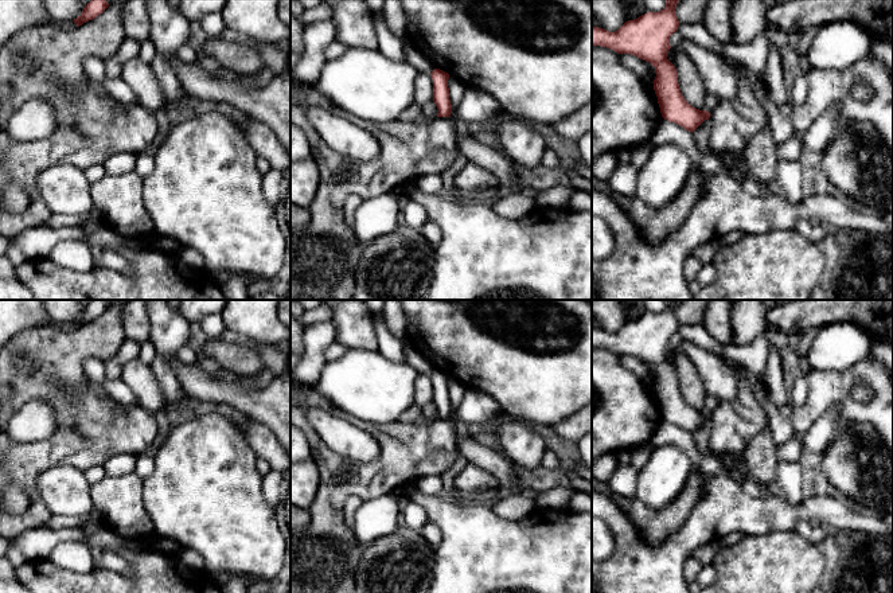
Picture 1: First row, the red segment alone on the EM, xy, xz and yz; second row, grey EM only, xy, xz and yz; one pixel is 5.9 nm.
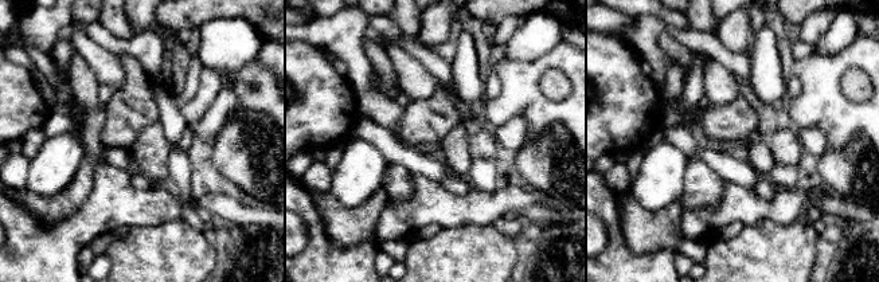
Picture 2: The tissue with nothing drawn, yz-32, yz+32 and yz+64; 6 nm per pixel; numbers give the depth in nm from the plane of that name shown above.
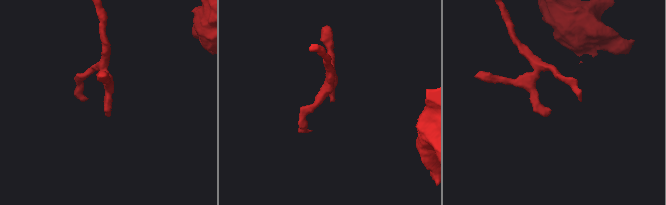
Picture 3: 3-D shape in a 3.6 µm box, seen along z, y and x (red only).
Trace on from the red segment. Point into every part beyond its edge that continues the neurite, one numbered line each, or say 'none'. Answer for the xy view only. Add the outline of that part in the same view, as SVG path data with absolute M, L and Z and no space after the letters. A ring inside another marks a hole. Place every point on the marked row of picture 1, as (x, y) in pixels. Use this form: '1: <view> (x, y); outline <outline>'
none

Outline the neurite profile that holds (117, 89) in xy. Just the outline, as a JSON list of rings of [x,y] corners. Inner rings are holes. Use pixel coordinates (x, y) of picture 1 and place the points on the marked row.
[[[87,56],[83,61],[83,69],[89,78],[102,82],[108,94],[120,104],[139,104],[136,94],[120,77],[110,79],[105,71],[105,62],[98,58]]]

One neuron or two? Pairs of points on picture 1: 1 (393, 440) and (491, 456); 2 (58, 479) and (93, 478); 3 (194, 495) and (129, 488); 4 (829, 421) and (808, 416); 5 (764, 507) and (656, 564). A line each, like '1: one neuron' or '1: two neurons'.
1: two neurons
2: two neurons
3: two neurons
4: two neurons
5: one neuron

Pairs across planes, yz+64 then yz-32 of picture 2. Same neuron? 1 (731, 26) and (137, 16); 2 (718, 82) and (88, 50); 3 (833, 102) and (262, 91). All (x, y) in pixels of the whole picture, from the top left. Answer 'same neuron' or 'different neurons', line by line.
1: same neuron
2: same neuron
3: same neuron

